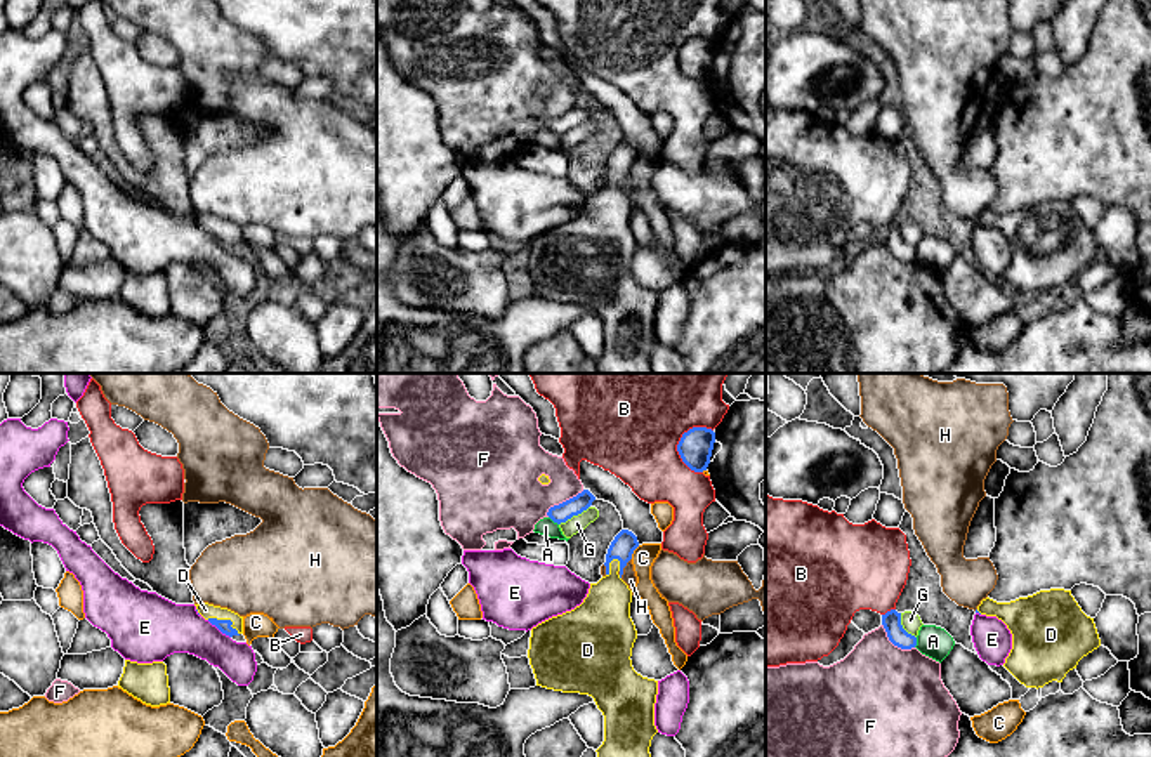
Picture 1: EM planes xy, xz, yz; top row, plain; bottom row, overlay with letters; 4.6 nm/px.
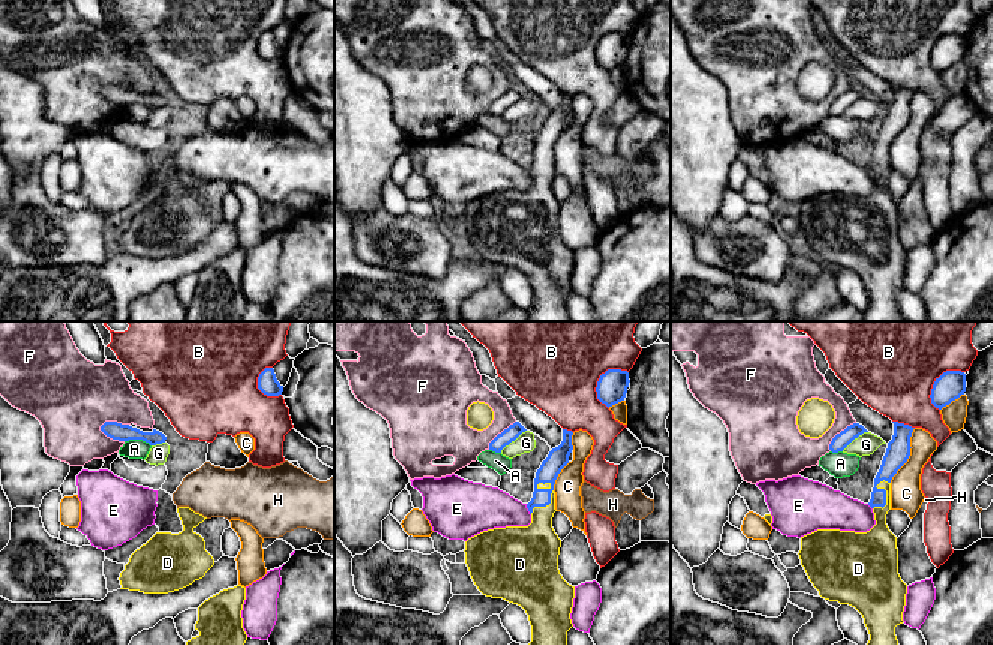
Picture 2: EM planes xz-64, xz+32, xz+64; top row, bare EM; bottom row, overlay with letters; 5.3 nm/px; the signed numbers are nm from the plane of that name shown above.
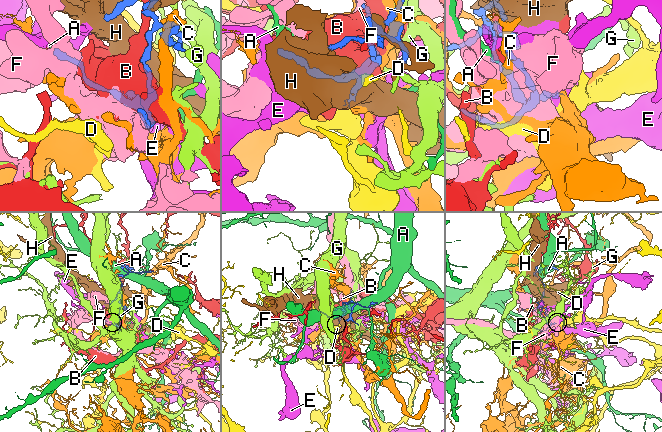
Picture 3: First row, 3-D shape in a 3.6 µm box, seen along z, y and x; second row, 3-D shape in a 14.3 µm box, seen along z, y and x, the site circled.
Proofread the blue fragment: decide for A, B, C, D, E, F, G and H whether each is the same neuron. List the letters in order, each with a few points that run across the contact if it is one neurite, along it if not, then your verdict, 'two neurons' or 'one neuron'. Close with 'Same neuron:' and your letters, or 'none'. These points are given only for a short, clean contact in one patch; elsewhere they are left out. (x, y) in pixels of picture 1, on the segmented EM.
A: two neurons
B: two neurons
C: two neurons
D: line xy (224, 625), (226, 620), (205, 610); one neuron
E: two neurons
F: two neurons
G: two neurons
H: two neurons
Same neuron: D

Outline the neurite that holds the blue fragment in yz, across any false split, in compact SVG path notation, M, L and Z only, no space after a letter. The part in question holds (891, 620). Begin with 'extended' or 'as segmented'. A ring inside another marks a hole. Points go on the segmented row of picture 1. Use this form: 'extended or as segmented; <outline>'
as segmented; M896 609L887 611L882 615L882 625L887 632L889 641L901 648L901 649L911 649L917 646L917 637L908 634L901 625L901 613Z

